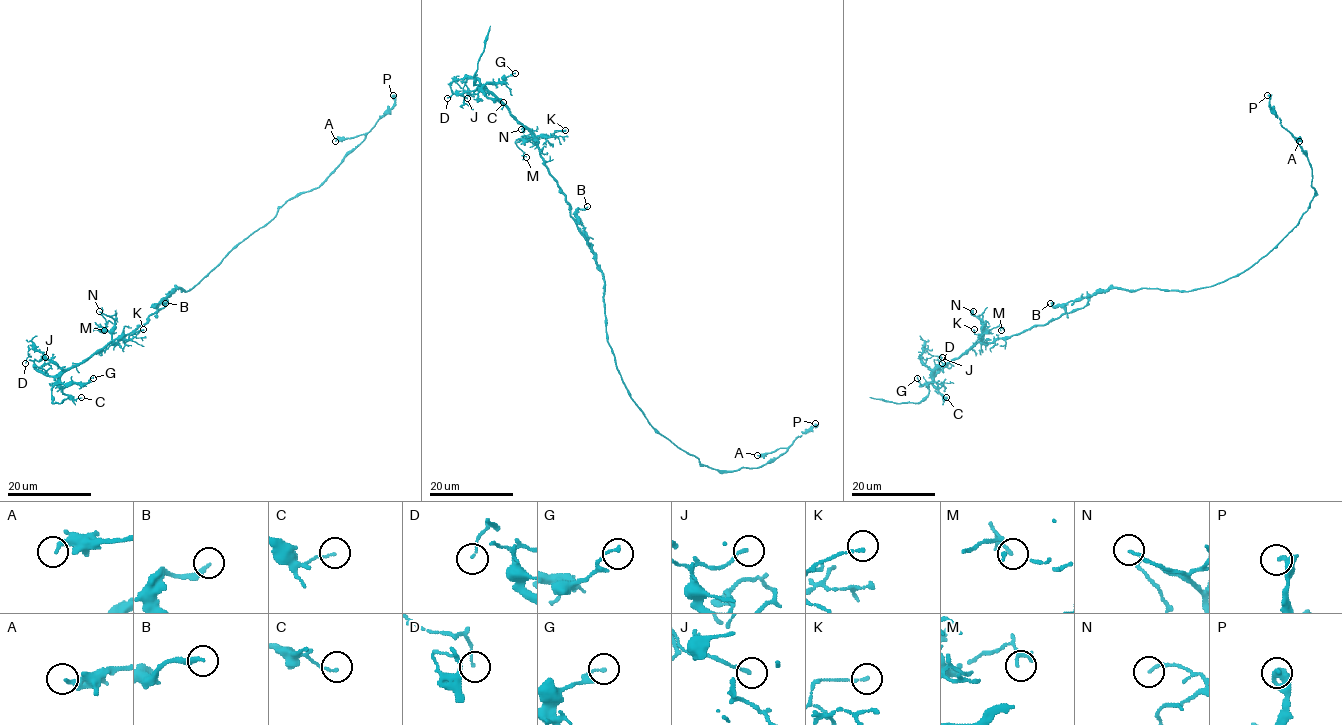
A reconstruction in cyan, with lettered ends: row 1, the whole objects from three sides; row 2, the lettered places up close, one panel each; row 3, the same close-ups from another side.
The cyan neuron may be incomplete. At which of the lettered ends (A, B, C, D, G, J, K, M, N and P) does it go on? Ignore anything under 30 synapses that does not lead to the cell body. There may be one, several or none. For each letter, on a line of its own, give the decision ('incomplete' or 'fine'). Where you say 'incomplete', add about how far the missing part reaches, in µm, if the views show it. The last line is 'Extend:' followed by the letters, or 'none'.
A: fine
B: fine
C: fine
D: fine
G: fine
J: fine
K: fine
M: fine
N: fine
P: fine
Extend: none

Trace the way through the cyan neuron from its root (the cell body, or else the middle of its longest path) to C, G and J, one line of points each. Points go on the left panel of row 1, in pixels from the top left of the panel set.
C: (184, 290), (174, 291), (167, 303), (136, 330), (108, 342), (62, 373), (60, 389), (74, 399), (81, 397)
G: (184, 290), (178, 288), (143, 325), (116, 342), (108, 342), (60, 376), (64, 384), (85, 384), (93, 378)
J: (184, 290), (174, 291), (136, 330), (58, 374), (45, 375), (36, 368), (34, 362), (45, 357)

